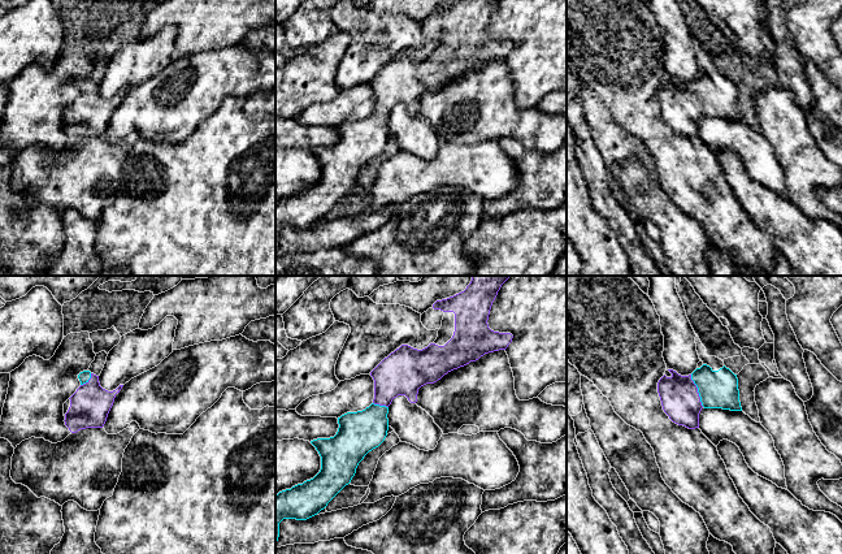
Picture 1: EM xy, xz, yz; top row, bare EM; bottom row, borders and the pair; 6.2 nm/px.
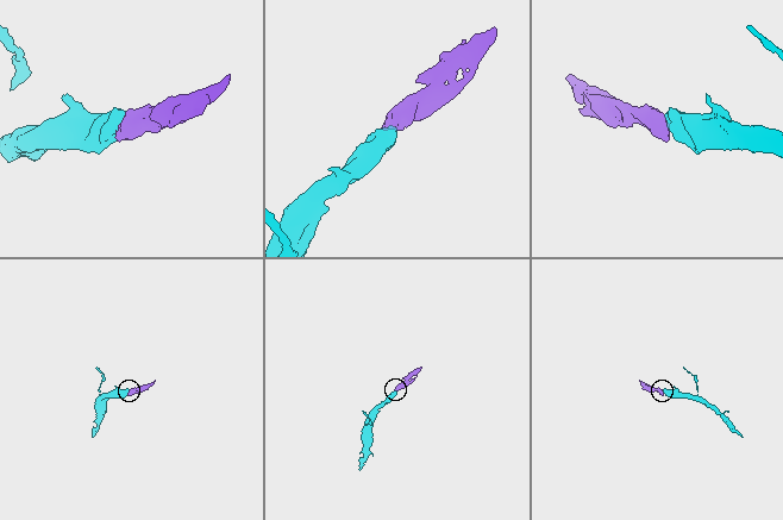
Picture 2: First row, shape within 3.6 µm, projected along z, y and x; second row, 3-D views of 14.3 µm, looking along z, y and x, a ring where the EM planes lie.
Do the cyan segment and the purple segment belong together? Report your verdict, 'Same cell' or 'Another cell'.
Same cell

